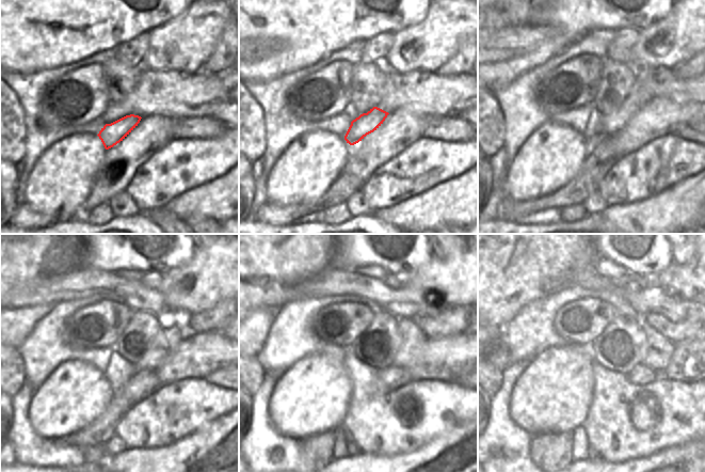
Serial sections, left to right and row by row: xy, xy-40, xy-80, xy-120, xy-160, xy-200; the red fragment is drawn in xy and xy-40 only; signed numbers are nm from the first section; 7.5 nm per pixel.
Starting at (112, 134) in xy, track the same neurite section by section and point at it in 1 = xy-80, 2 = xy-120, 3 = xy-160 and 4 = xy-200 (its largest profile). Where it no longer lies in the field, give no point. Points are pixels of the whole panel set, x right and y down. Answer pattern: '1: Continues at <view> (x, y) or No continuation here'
1: Continues at xy-80 (638, 97)
2: Continues at xy-120 (166, 339)
3: Continues at xy-160 (413, 345)
4: Continues at xy-200 (658, 349)

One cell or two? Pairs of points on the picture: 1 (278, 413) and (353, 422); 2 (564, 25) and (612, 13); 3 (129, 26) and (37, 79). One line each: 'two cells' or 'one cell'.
1: two cells
2: one cell
3: two cells

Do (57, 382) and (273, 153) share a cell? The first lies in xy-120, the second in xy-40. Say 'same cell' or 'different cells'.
different cells

